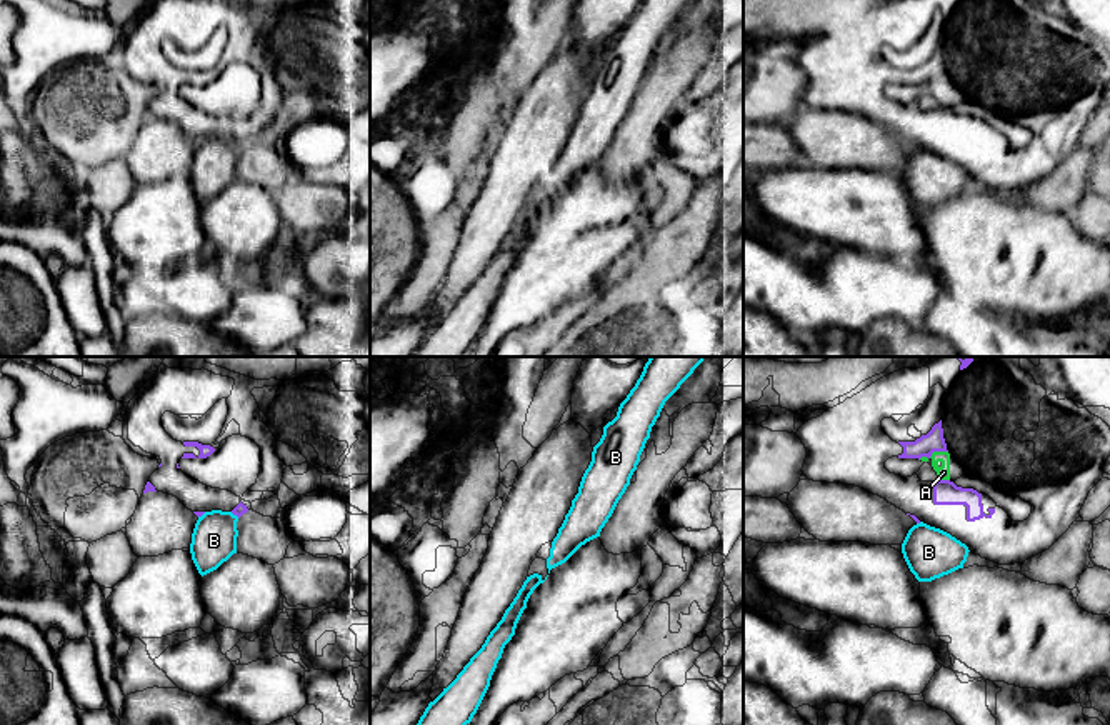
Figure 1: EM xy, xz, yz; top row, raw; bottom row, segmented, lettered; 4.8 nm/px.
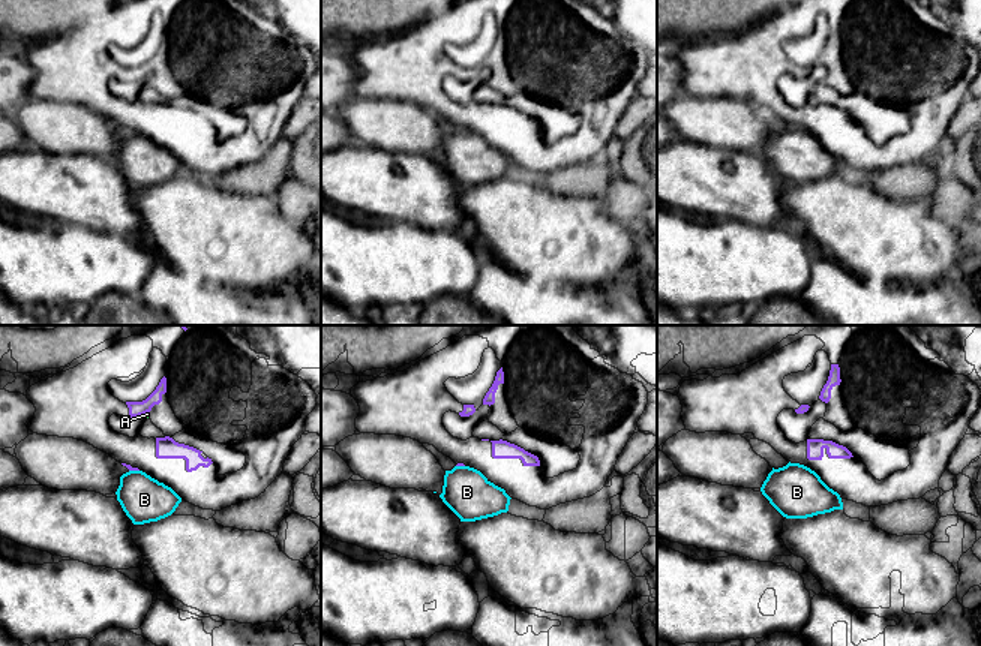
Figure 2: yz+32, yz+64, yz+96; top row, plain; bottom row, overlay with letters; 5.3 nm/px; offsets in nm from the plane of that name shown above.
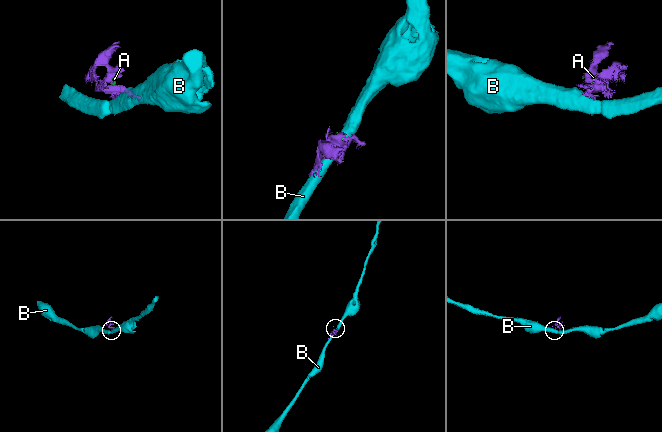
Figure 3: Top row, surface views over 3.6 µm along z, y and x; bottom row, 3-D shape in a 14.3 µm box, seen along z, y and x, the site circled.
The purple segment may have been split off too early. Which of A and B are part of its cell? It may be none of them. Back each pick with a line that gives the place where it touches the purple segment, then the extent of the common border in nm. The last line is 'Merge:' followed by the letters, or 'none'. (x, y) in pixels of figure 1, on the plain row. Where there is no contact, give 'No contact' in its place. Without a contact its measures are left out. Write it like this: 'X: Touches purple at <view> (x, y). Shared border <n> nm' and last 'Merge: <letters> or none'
A: Touches purple at yz (932, 79). Shared border 150 nm
Merge: A

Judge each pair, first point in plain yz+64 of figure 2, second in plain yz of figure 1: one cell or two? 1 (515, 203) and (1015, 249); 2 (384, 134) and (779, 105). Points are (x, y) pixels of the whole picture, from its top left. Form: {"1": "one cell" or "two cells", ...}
{"1": "one cell", "2": "two cells"}

